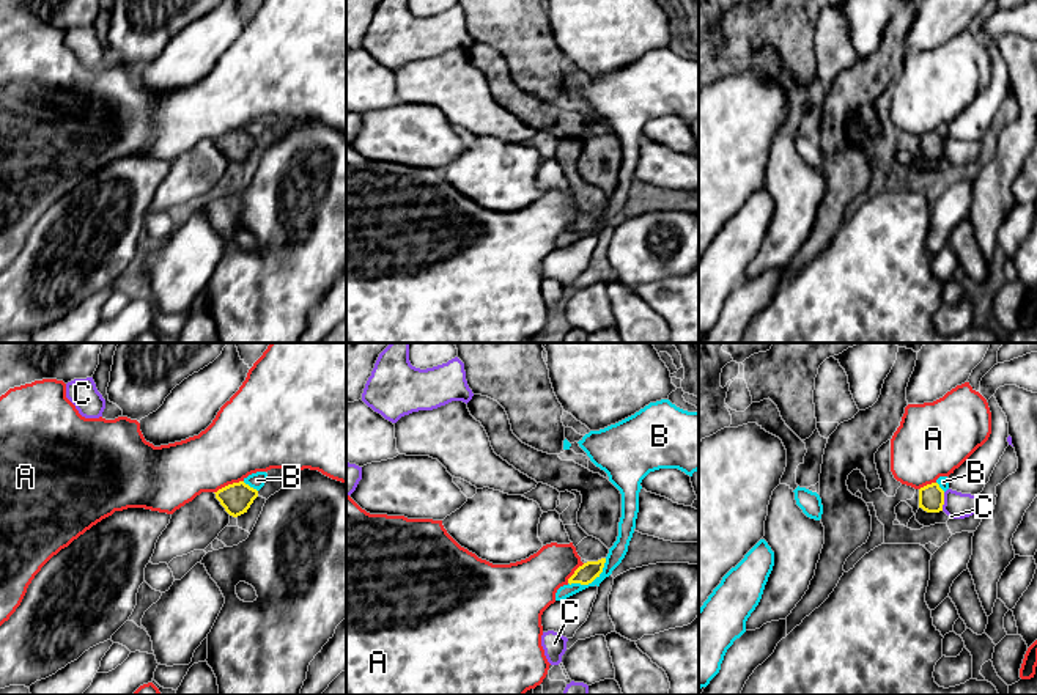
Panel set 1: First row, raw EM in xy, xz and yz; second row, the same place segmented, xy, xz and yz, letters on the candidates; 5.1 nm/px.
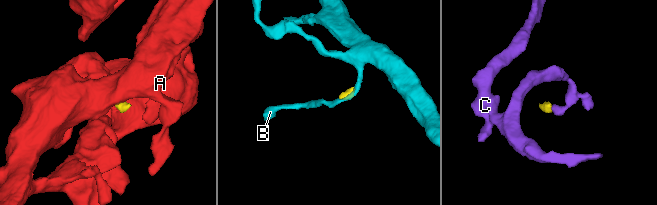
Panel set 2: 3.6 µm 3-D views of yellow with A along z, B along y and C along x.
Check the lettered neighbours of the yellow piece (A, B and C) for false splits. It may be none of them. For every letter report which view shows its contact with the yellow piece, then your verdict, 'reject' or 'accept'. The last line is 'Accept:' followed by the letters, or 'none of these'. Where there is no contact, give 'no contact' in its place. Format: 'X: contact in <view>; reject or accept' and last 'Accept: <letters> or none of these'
A: contact in xy; reject
B: contact in xz; reject
C: contact in yz; reject
Accept: none of these

